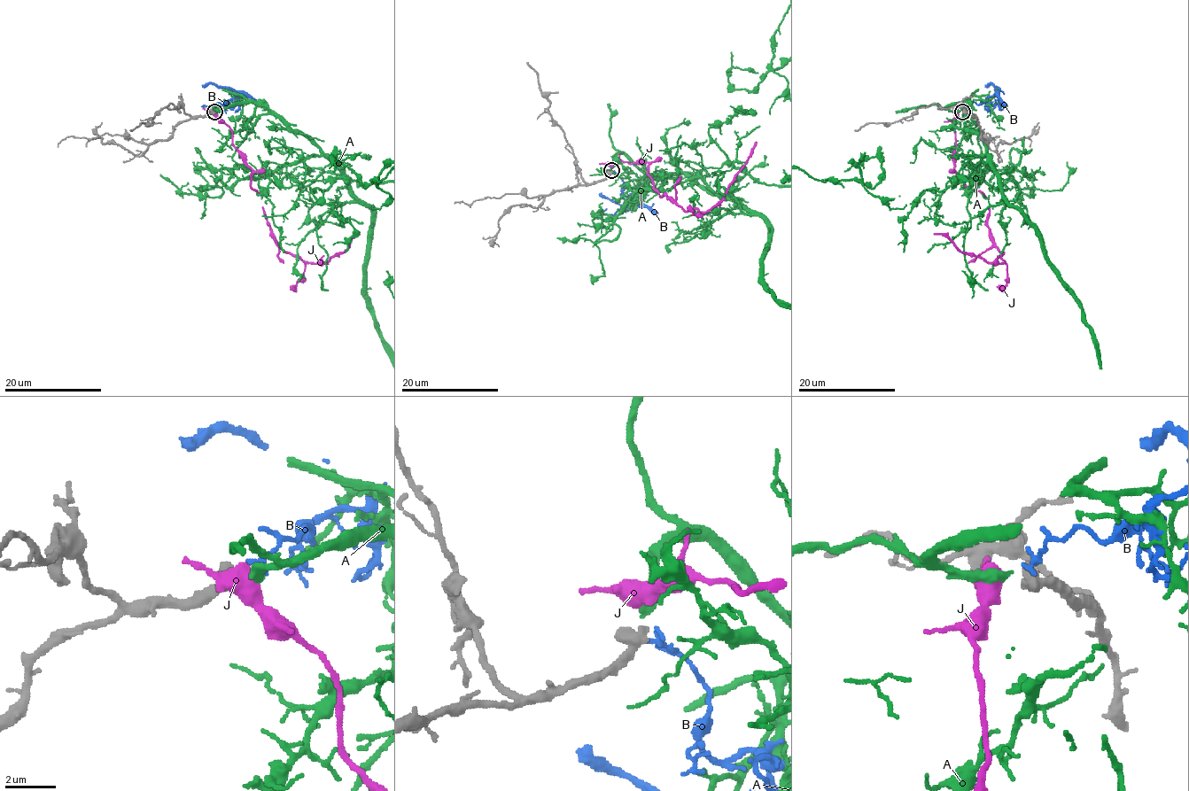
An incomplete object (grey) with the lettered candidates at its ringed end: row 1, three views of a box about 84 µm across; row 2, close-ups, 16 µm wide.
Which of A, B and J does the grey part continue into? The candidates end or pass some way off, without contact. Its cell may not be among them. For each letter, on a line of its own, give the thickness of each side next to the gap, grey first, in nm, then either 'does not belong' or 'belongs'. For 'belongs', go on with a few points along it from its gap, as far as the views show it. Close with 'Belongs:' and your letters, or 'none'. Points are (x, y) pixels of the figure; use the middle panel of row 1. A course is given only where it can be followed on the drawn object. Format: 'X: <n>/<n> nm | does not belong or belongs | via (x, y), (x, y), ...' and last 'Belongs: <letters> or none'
A: 400/320 nm | belongs
B: 400/240 nm | does not belong
J: 400/700 nm | does not belong
Belongs: A

